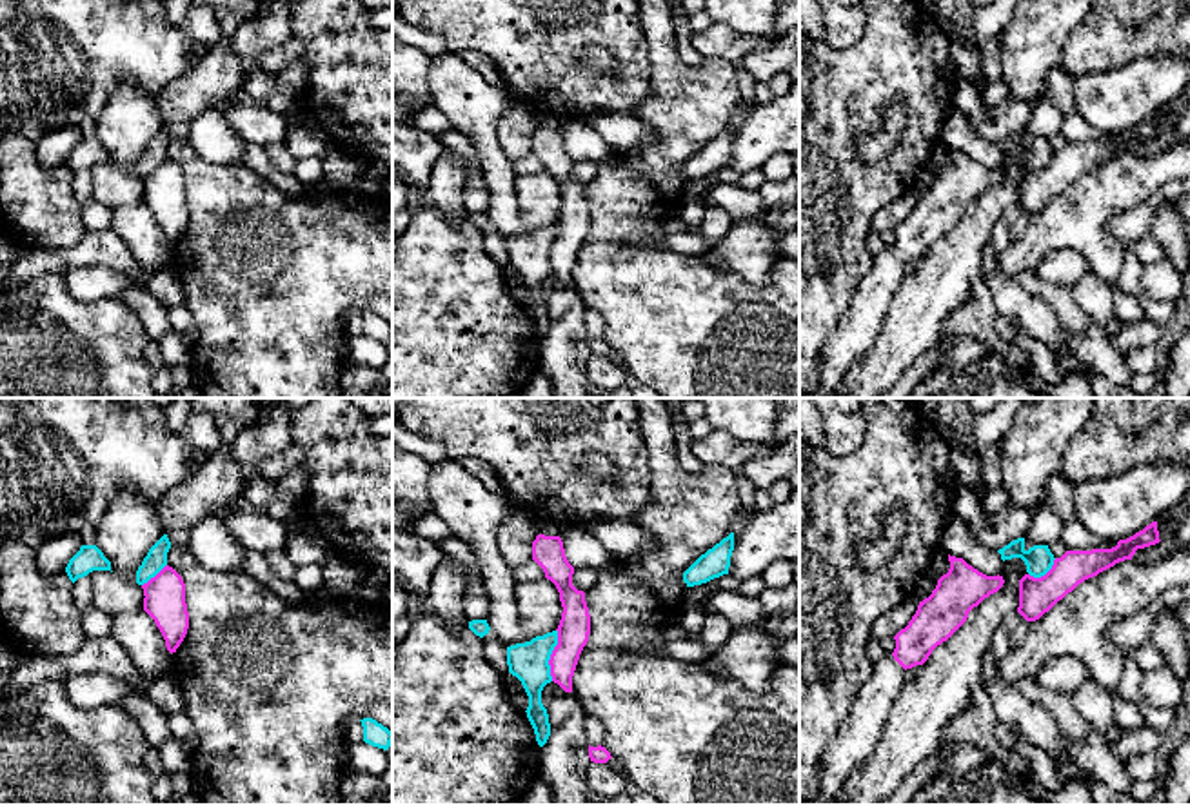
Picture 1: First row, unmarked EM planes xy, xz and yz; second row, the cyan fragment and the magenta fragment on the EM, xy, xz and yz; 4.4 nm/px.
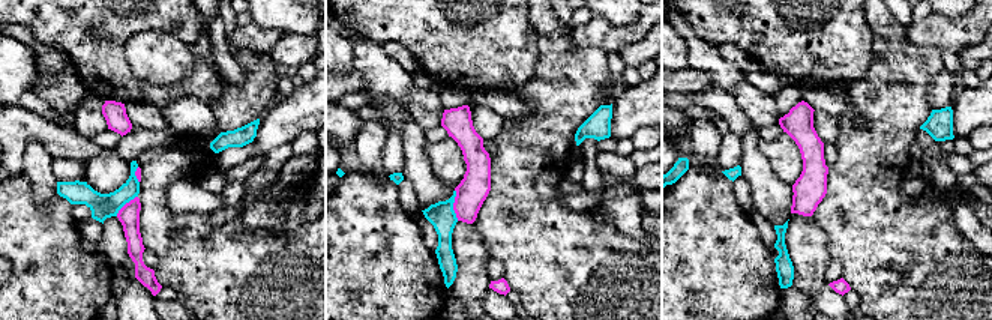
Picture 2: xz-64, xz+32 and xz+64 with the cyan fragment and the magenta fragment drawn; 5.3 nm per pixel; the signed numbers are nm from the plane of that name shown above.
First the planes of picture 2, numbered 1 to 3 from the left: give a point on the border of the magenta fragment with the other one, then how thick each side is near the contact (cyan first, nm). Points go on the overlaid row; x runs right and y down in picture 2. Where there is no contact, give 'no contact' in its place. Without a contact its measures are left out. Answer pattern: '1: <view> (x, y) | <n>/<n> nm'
1: xz-64 (125, 203) | 140/110 nm
2: xz+32 (452, 205) | 140/160 nm
3: no contact

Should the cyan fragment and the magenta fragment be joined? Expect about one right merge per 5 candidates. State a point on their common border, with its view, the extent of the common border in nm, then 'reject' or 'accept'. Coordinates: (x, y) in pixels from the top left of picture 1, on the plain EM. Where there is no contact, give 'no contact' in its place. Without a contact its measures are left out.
xz (551, 246) | 240 nm | reject

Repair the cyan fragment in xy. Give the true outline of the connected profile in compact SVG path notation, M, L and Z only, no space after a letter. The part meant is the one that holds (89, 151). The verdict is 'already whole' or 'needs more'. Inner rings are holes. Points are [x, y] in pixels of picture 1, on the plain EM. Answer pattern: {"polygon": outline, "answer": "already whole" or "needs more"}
{"polygon": "M82 138L80 144L69 153L65 165L74 176L78 171L93 164L111 164L111 154L96 138Z", "answer": "already whole"}

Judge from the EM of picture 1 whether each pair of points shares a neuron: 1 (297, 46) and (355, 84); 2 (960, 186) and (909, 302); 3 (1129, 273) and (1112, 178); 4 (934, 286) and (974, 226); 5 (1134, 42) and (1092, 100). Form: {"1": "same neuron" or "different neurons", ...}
{"1": "different neurons", "2": "different neurons", "3": "different neurons", "4": "same neuron", "5": "different neurons"}

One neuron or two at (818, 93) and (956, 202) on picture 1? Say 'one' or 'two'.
two

